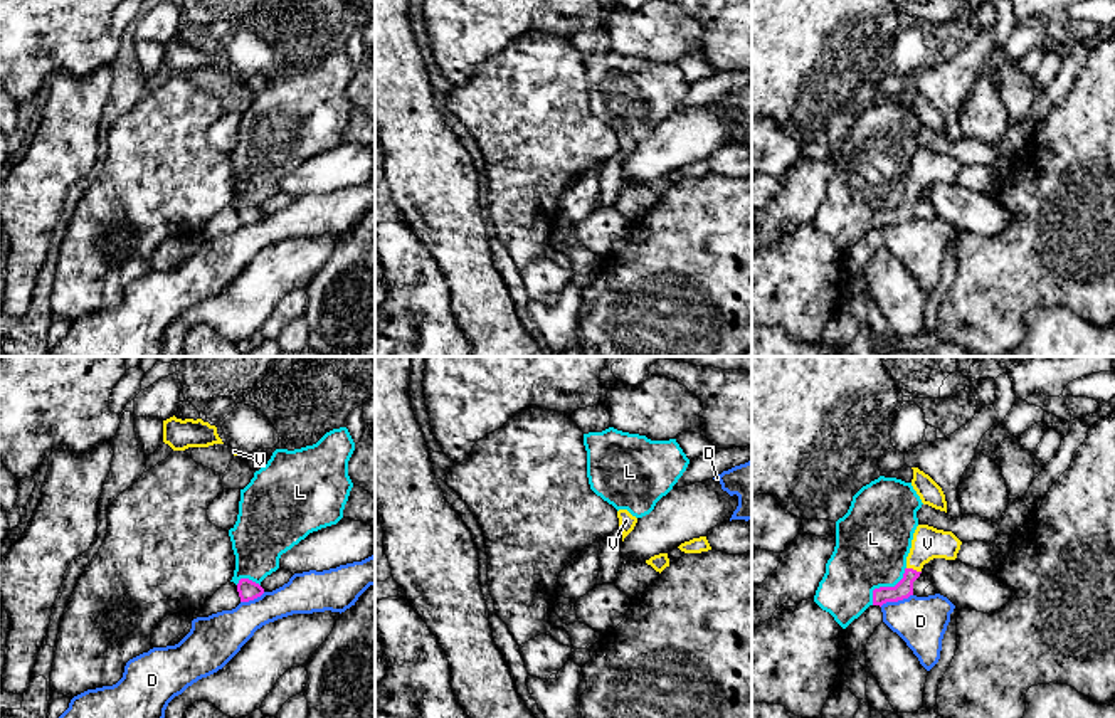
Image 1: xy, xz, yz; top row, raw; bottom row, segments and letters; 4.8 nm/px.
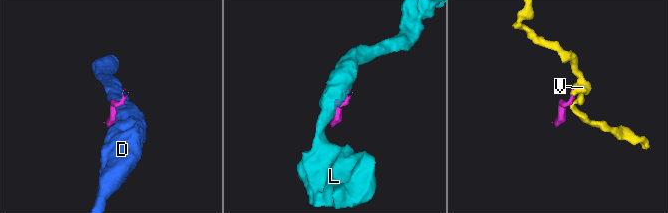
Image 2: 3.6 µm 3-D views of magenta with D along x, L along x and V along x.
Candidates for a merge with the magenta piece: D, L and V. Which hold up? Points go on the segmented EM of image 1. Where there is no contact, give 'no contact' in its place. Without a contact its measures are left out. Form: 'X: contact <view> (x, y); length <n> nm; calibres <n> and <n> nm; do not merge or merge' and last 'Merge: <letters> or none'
D: contact yz (895, 601); length 170 nm; calibres 90 and 240 nm; do not merge
L: contact yz (885, 587); length 240 nm; calibres 90 and 360 nm; do not merge
V: contact yz (912, 569); length 80 nm; calibres 90 and 150 nm; merge
Merge: V

